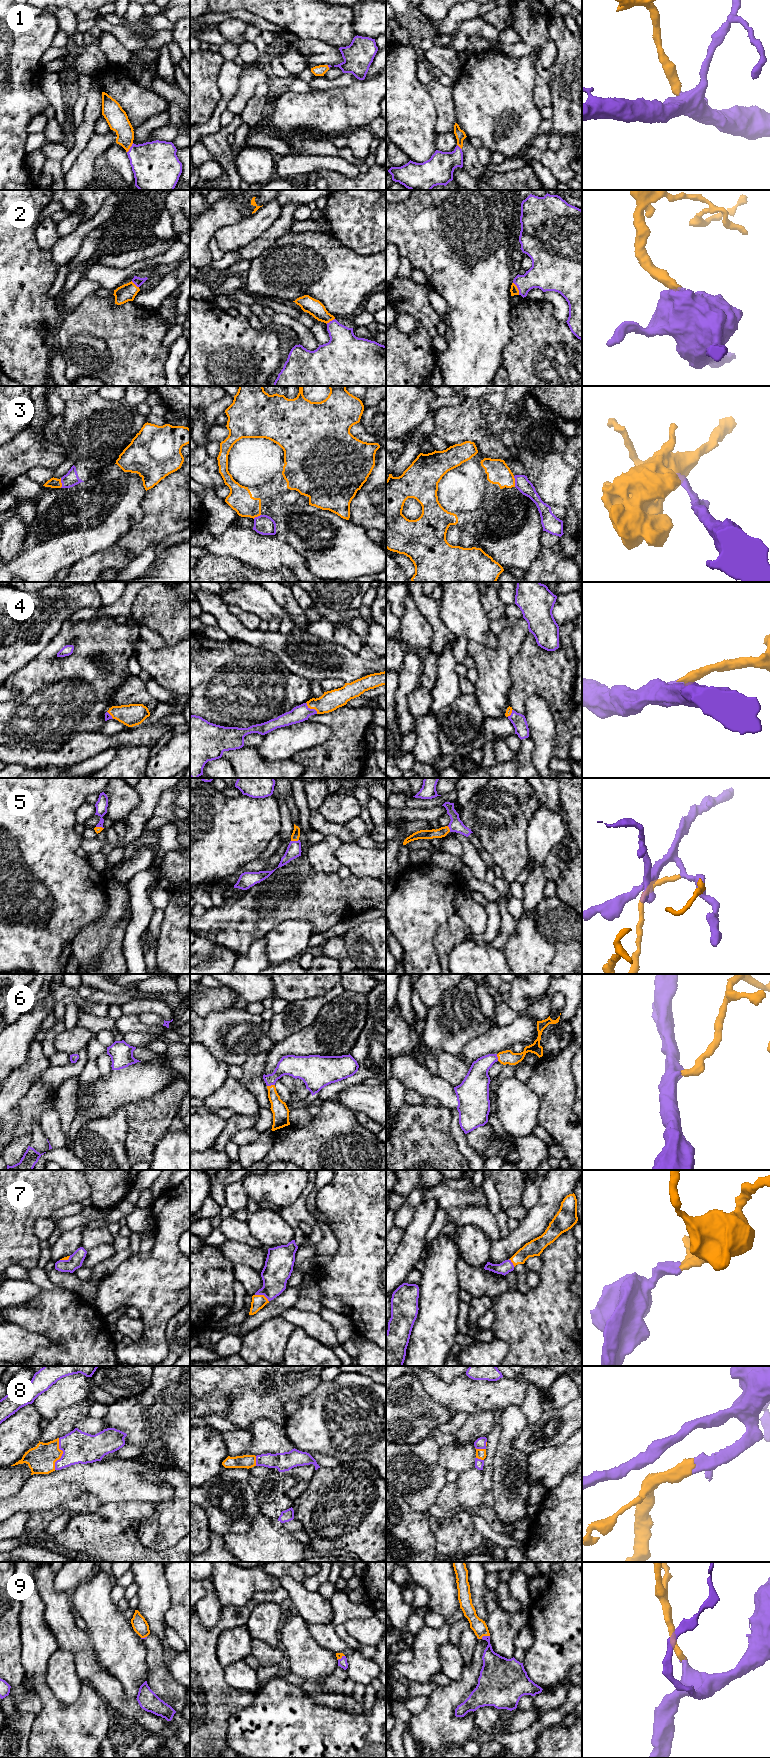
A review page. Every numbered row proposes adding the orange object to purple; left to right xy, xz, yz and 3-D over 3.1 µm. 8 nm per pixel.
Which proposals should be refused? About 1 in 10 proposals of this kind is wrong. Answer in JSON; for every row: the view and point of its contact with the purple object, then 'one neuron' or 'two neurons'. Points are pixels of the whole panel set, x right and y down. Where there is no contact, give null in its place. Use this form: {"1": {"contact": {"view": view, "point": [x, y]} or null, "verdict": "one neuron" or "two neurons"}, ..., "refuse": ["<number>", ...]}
{"1": {"contact": {"view": "xy", "point": [130, 148]}, "verdict": "one neuron"}, "2": {"contact": {"view": "yz", "point": [517, 287]}, "verdict": "one neuron"}, "3": {"contact": {"view": "yz", "point": [515, 481]}, "verdict": "two neurons"}, "4": {"contact": {"view": "xz", "point": [311, 709]}, "verdict": "one neuron"}, "5": {"contact": {"view": "xz", "point": [294, 841]}, "verdict": "one neuron"}, "6": {"contact": {"view": "xz", "point": [270, 1085]}, "verdict": "one neuron"}, "7": {"contact": {"view": "xz", "point": [262, 1294]}, "verdict": "one neuron"}, "8": {"contact": {"view": "xy", "point": [62, 1454]}, "verdict": "one neuron"}, "9": {"contact": {"view": "yz", "point": [485, 1636]}, "verdict": "one neuron"}, "refuse": ["3"]}

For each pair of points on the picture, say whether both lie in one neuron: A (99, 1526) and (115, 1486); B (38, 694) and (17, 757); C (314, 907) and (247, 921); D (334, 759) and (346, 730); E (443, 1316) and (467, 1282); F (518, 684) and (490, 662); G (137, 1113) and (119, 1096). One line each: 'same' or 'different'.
A: different
B: different
C: same
D: same
E: different
F: different
G: different

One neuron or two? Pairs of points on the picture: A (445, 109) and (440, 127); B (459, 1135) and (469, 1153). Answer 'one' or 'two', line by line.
A: one
B: one

